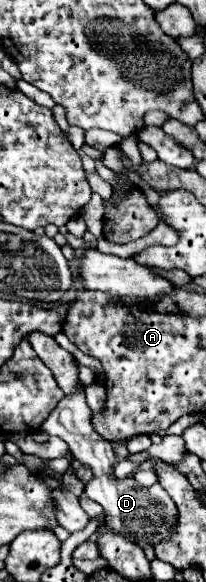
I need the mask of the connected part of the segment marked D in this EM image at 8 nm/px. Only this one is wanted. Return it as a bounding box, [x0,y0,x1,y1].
[41,392,177,548]

